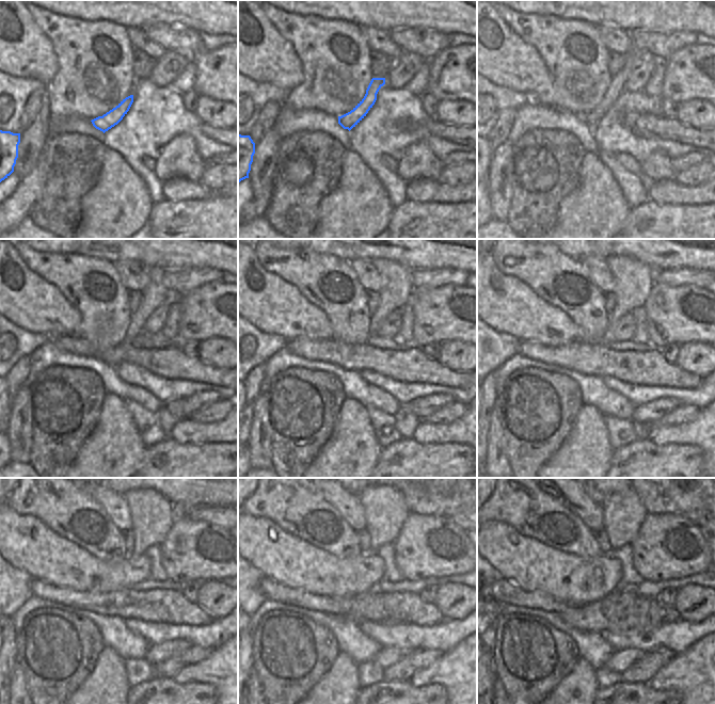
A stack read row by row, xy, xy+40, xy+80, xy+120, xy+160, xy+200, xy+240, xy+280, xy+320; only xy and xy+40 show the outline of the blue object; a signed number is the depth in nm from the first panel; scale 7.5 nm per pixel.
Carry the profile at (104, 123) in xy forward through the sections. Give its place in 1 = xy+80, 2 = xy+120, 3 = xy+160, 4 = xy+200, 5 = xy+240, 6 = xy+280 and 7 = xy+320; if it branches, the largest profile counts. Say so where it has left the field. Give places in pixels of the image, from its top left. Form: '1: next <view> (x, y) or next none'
1: next xy+80 (632, 59)
2: next xy+120 (156, 293)
3: next xy+160 (396, 293)
4: next xy+200 (634, 280)
5: next xy+240 (152, 514)
6: next xy+280 (385, 510)
7: next xy+320 (623, 512)

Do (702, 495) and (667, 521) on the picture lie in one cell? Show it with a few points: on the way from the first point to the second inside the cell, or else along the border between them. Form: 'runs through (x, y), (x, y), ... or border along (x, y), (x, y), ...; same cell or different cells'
border along (650, 512), (678, 514), (698, 525); different cells

